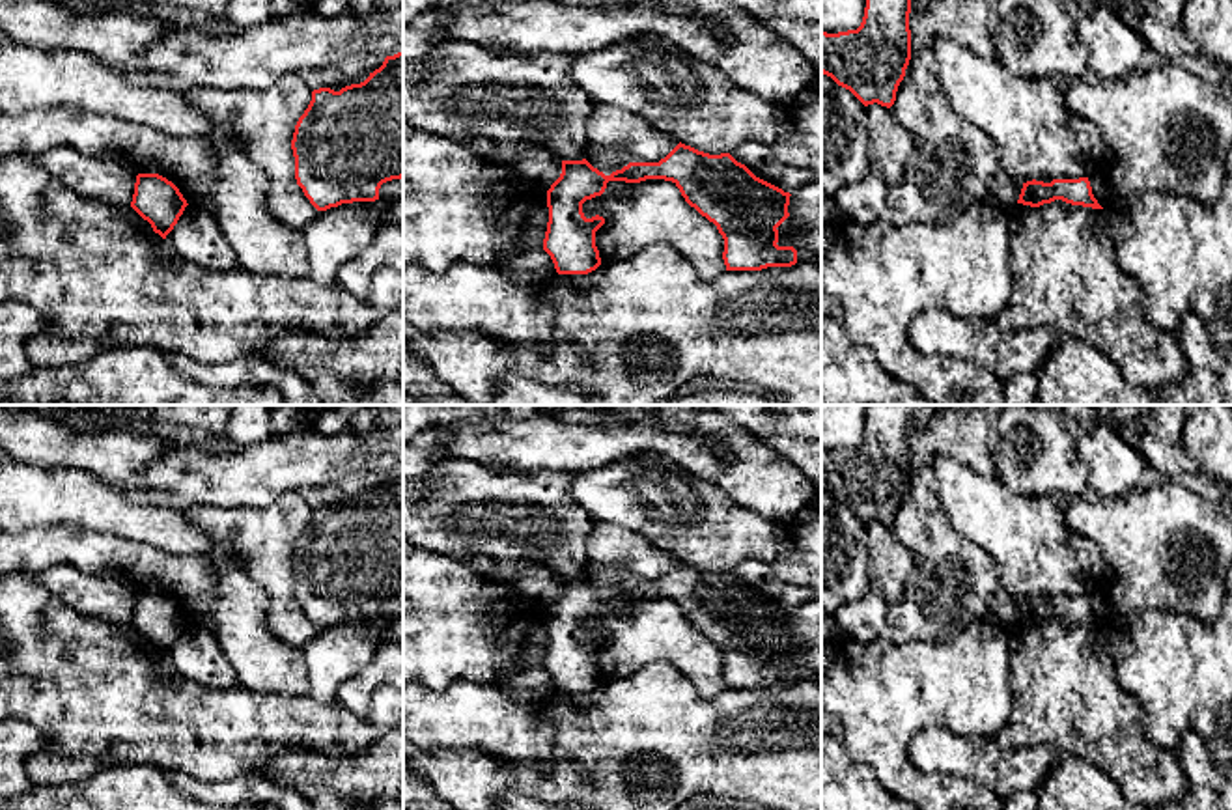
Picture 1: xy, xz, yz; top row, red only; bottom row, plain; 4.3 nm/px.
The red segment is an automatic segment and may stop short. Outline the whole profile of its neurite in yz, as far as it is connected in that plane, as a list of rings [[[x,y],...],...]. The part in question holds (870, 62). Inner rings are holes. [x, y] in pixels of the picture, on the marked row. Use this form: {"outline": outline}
{"outline": [[[866,0],[857,30],[821,32],[821,73],[864,106],[890,108],[911,60],[911,0]]]}

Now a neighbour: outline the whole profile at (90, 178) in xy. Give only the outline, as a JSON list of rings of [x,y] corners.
[[[69,146],[52,147],[35,157],[69,190],[84,198],[118,205],[133,202],[136,175],[116,162],[84,157]]]

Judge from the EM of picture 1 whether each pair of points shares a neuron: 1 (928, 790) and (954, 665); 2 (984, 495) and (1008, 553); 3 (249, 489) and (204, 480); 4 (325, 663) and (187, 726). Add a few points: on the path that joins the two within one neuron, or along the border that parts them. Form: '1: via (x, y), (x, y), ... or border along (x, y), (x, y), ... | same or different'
1: via (898, 760), (898, 721), (923, 697) | same
2: via (986, 510), (1008, 532), (1008, 538) | same
3: via (238, 480), (215, 480) | same
4: border along (308, 693), (318, 698), (335, 698) | different

